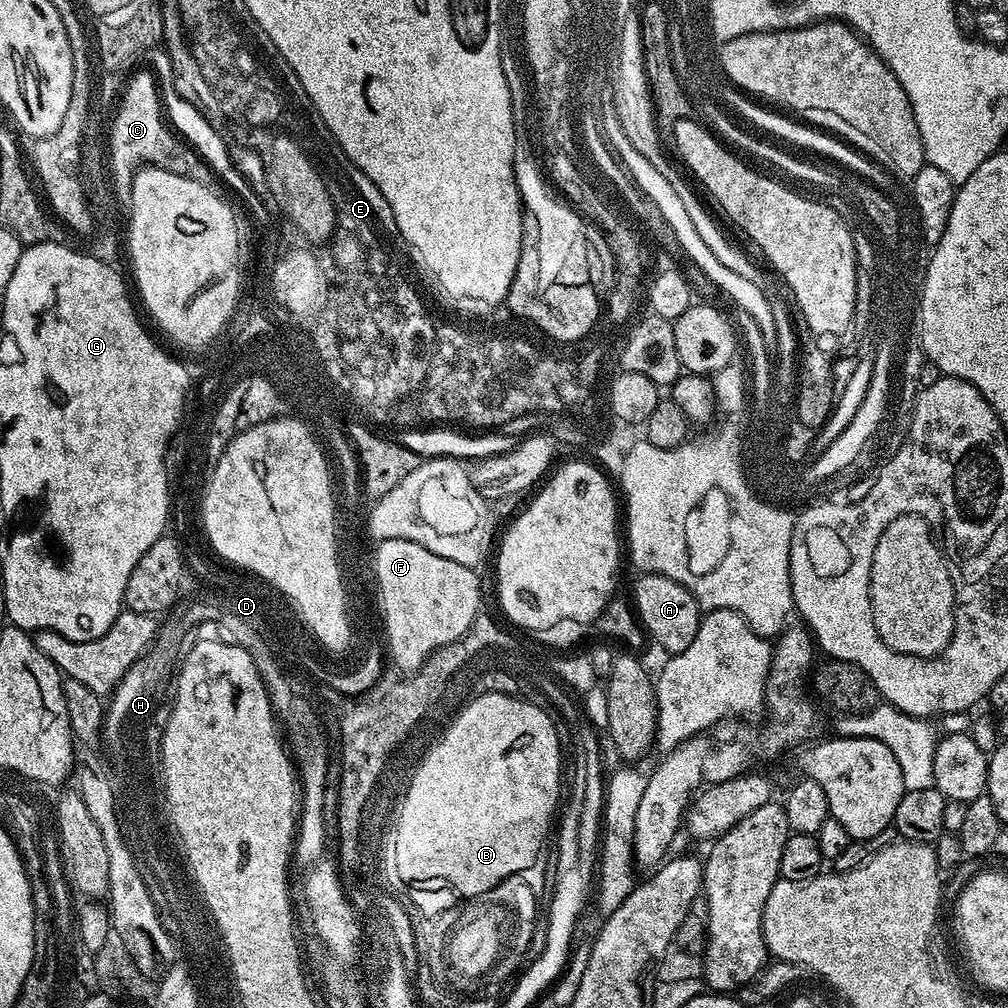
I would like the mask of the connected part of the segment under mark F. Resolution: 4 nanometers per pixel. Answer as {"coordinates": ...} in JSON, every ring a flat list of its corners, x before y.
{"coordinates":[[381,540,375,545,374,559,376,562,376,581,380,587,380,602,383,612,383,635,386,637,386,652,398,667,406,670,404,672,417,671,422,666,423,661,427,659,432,652,438,651,442,646,446,646,450,642,457,640,459,636,465,636,468,628,477,618,480,608,480,580,476,577,477,573,471,568,462,566,458,562,450,562,450,558,442,558,438,554,434,554,430,550,426,550,422,546,418,546,409,540]]}

